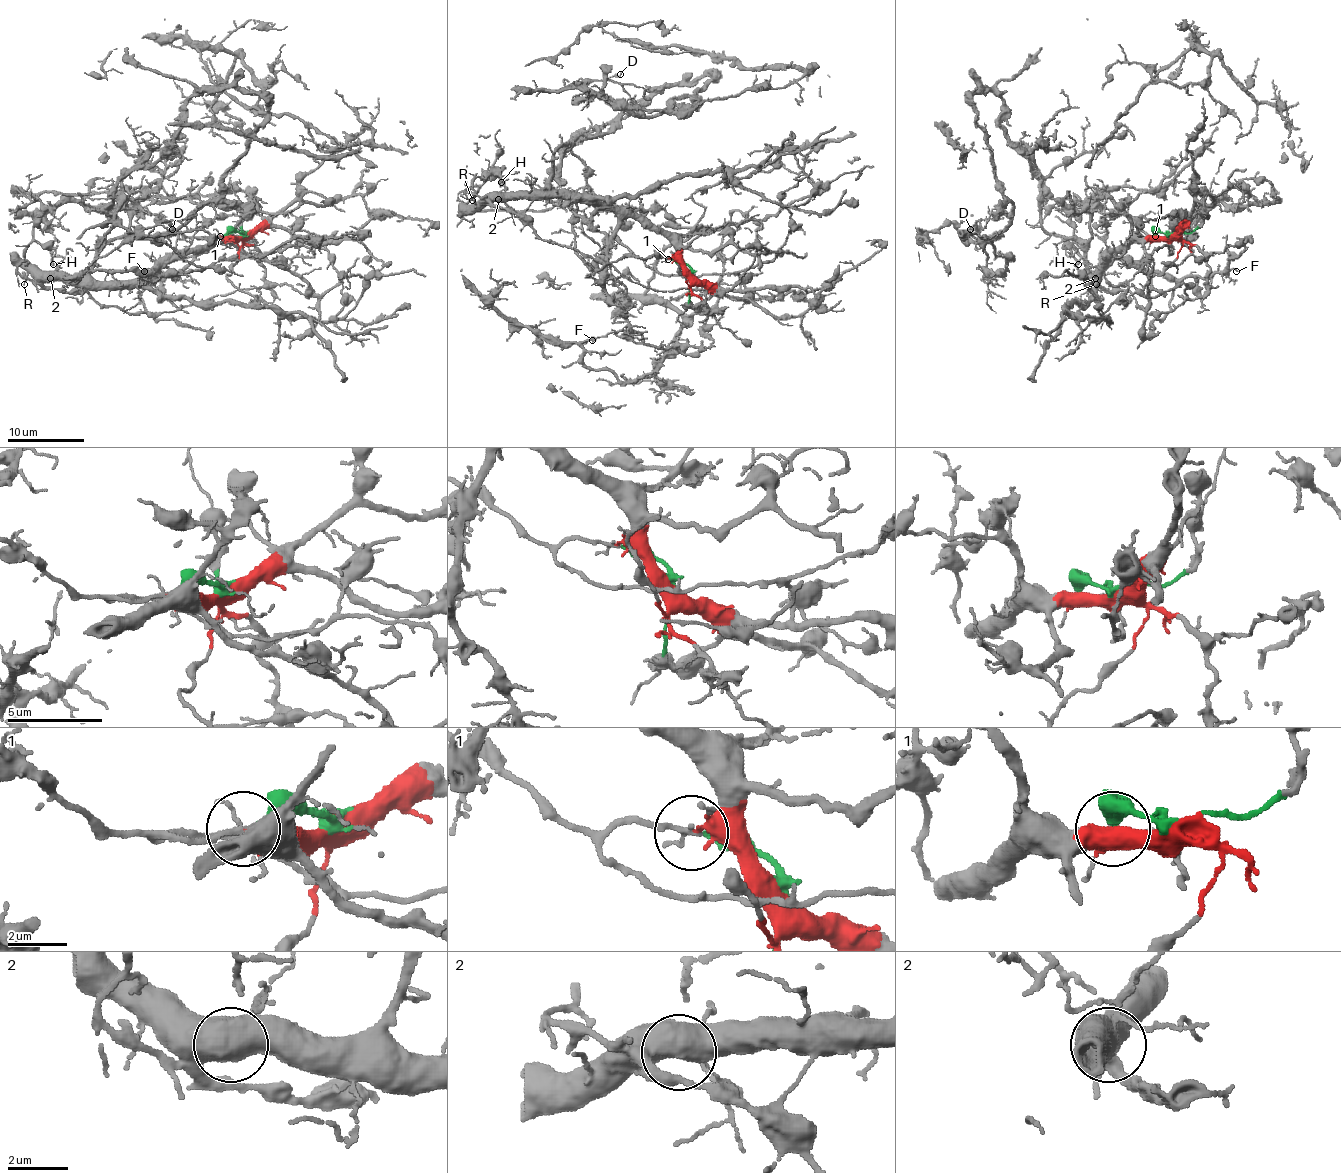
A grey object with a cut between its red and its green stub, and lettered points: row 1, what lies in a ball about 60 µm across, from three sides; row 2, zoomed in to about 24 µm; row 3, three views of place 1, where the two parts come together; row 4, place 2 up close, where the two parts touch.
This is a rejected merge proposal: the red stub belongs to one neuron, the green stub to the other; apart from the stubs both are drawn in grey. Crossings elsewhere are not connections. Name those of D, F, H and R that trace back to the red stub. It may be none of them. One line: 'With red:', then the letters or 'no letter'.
With red: D, F, R

